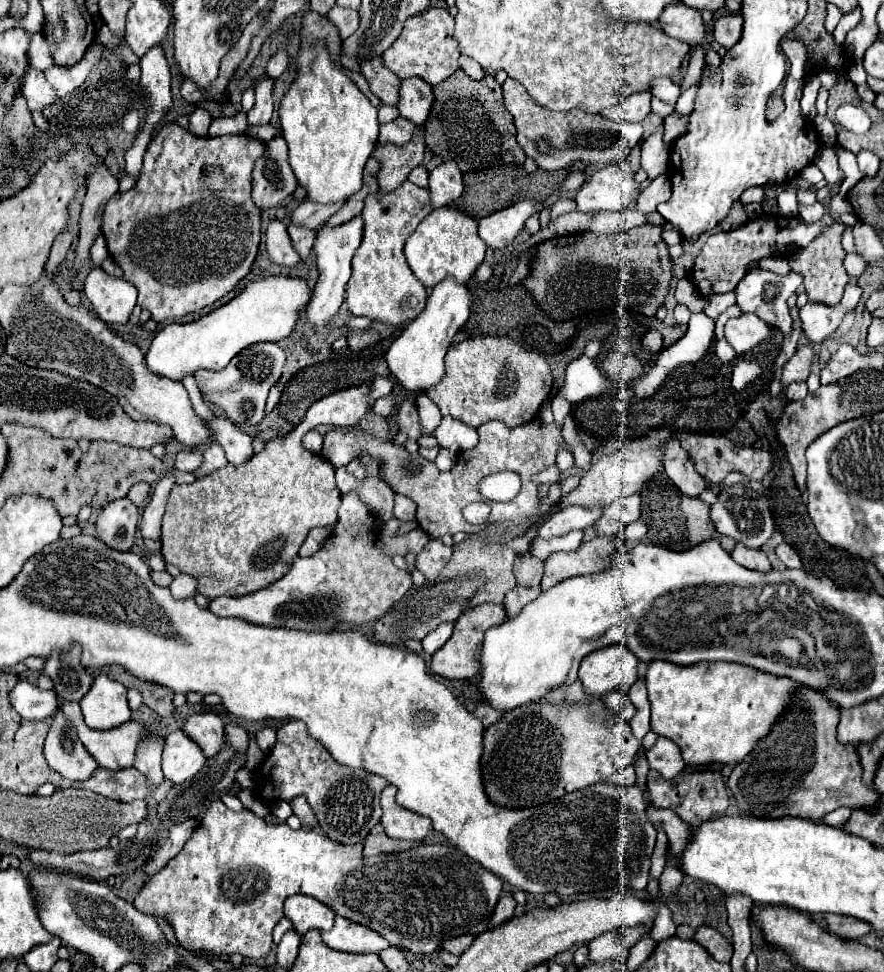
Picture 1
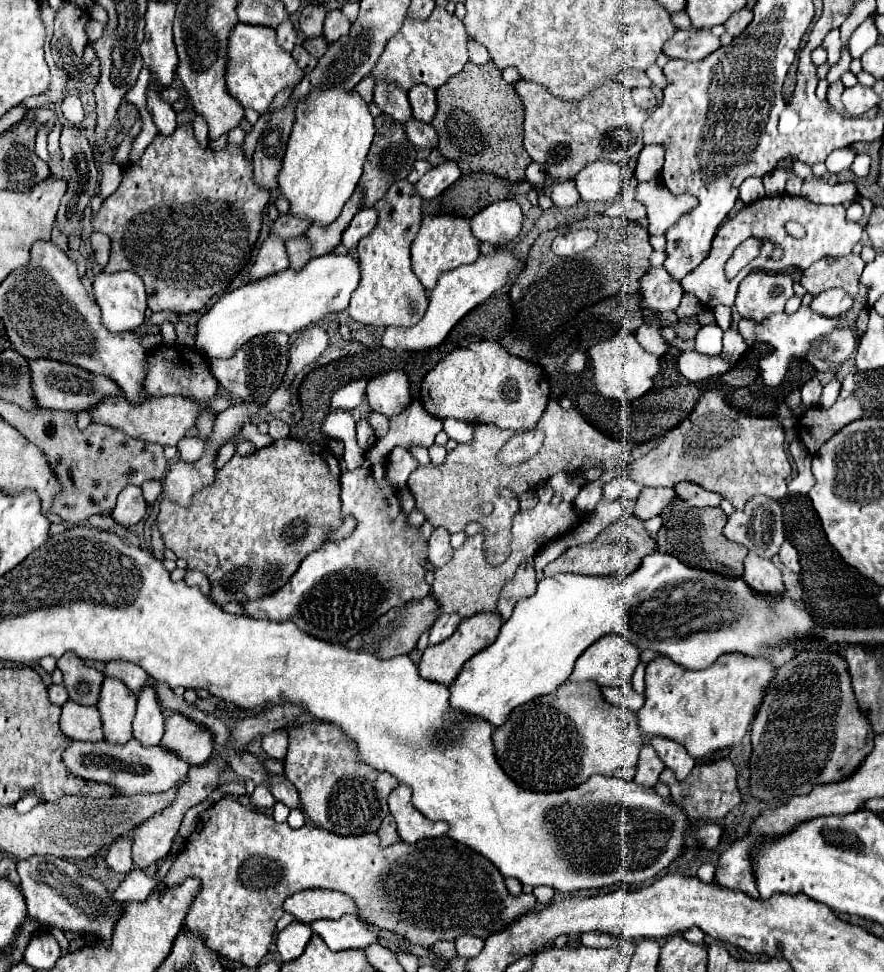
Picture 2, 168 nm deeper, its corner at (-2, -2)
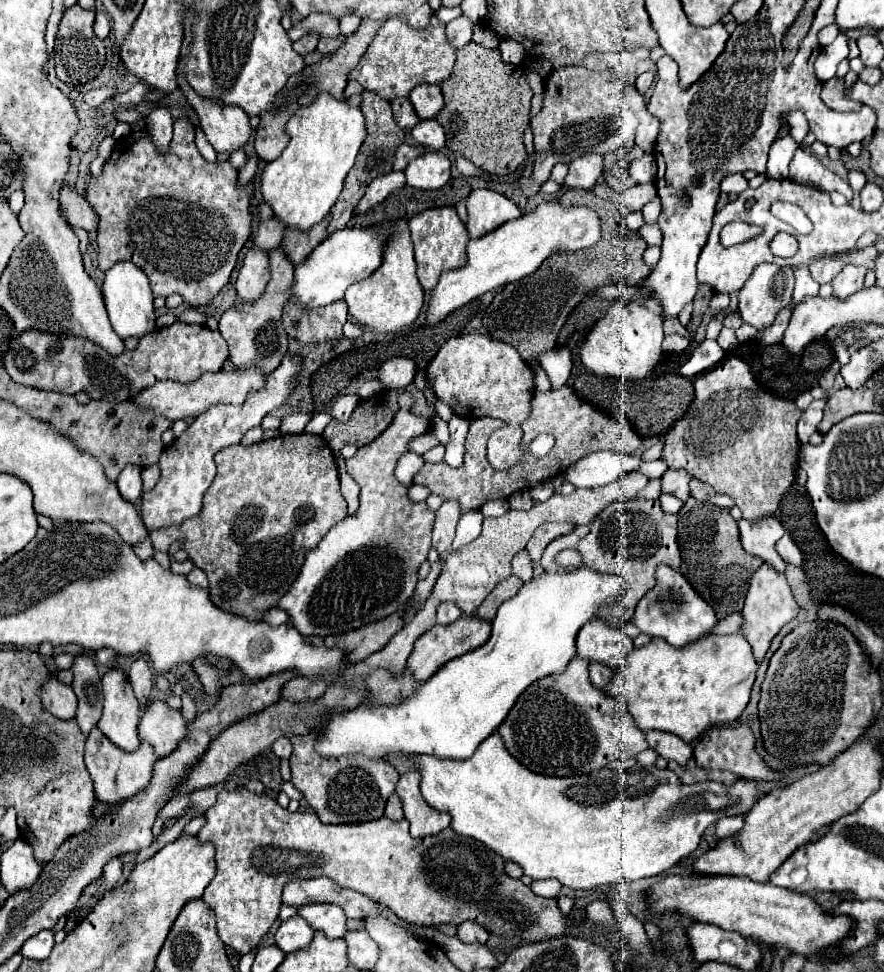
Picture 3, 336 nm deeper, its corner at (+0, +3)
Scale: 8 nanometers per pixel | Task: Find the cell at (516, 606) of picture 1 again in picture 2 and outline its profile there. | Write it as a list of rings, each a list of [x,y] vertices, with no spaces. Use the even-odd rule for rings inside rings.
[[[529,557],[519,565],[515,577],[503,587],[499,595],[497,613],[501,615],[501,619],[507,621],[513,613],[515,603],[523,597],[531,597],[535,593],[535,587],[537,587],[537,579],[535,579],[535,569],[533,569],[533,557]]]

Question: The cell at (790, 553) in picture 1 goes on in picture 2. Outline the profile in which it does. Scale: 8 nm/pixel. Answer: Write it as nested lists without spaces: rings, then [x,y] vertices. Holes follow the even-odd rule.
[[[785,541],[783,545],[781,545],[781,551],[779,551],[779,559],[781,559],[781,563],[785,565],[785,567],[789,567],[791,571],[795,571],[795,573],[799,573],[799,555],[797,555],[797,551],[795,551],[795,547],[789,543],[789,541]]]

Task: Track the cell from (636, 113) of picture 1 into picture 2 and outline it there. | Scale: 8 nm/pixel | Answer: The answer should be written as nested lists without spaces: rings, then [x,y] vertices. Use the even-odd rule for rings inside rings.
[[[645,87],[633,89],[633,101],[635,101],[641,109],[645,109],[645,111],[651,111],[651,109],[657,105],[653,91],[651,91],[651,89],[645,89]]]

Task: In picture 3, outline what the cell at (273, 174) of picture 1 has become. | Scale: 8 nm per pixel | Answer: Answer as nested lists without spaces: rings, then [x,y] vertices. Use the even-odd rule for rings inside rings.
[[[363,18],[359,28],[345,36],[345,42],[341,44],[341,48],[333,54],[325,54],[321,58],[321,62],[317,64],[311,64],[311,66],[305,66],[299,74],[291,76],[287,80],[287,84],[283,86],[281,92],[277,92],[273,104],[269,106],[269,110],[265,110],[259,118],[259,128],[255,130],[255,152],[257,156],[263,160],[263,162],[273,162],[279,158],[279,154],[283,152],[283,148],[287,146],[287,134],[285,134],[285,124],[289,122],[289,118],[295,114],[295,110],[311,104],[319,92],[329,92],[331,96],[343,100],[343,90],[347,86],[347,80],[349,80],[349,72],[357,66],[357,62],[361,60],[363,52],[367,50],[367,46],[373,42],[375,34],[379,32],[379,28],[383,26],[381,20],[371,20],[371,18]]]

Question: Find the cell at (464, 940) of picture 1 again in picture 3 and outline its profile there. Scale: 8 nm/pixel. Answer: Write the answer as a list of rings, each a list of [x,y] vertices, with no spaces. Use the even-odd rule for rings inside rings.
[[[463,922],[463,924],[459,926],[457,936],[459,936],[459,940],[461,940],[463,944],[475,944],[475,942],[485,944],[487,938],[489,938],[489,932],[483,930],[483,928],[481,928],[479,924],[475,924],[475,922]]]

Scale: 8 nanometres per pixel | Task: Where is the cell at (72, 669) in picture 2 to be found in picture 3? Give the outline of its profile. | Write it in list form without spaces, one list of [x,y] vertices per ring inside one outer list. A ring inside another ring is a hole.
[[[77,656],[73,666],[73,692],[79,698],[77,708],[77,724],[83,730],[83,734],[89,734],[93,726],[97,726],[101,718],[103,708],[103,694],[101,694],[101,676],[97,672],[97,666],[93,658],[89,656]]]

